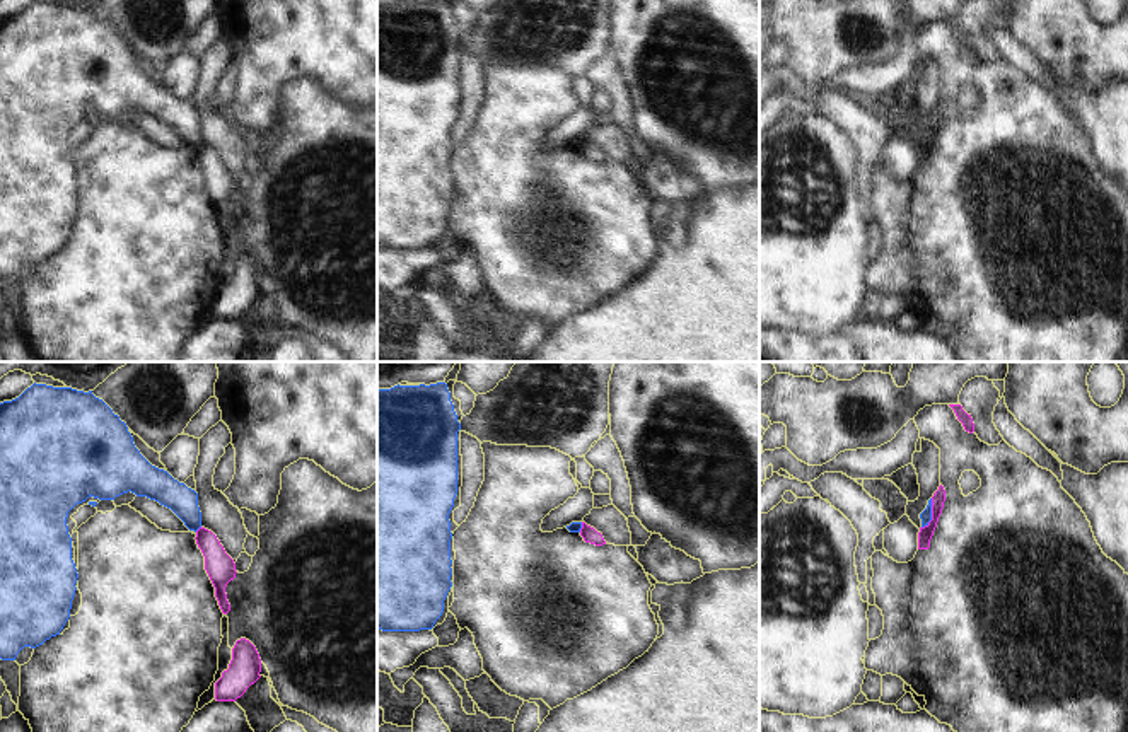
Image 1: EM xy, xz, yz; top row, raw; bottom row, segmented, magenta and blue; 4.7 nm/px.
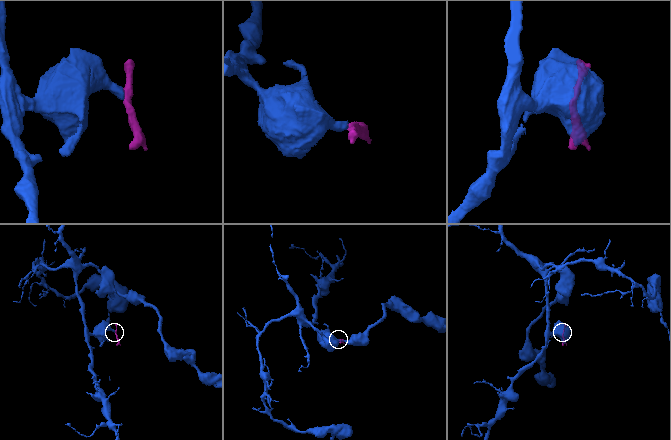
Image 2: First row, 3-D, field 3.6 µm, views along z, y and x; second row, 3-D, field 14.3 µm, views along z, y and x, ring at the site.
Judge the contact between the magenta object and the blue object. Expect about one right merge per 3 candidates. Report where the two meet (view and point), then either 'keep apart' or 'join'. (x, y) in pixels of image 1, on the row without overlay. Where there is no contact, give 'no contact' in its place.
contact yz (932, 132); keep apart

